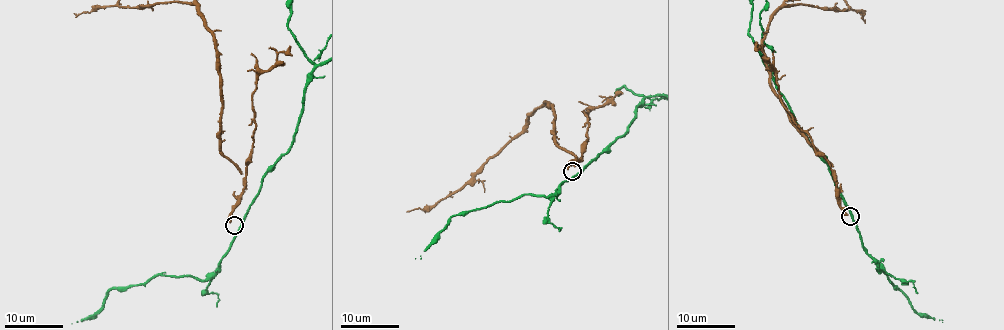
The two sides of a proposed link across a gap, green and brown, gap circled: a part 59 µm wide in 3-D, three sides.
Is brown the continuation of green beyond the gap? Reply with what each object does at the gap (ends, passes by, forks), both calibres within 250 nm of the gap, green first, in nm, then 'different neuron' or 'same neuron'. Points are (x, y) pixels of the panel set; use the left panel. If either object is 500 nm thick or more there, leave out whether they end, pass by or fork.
green passes by; brown ends there; 240 nm thick on the green side, 400 nm on the other; different neuron

